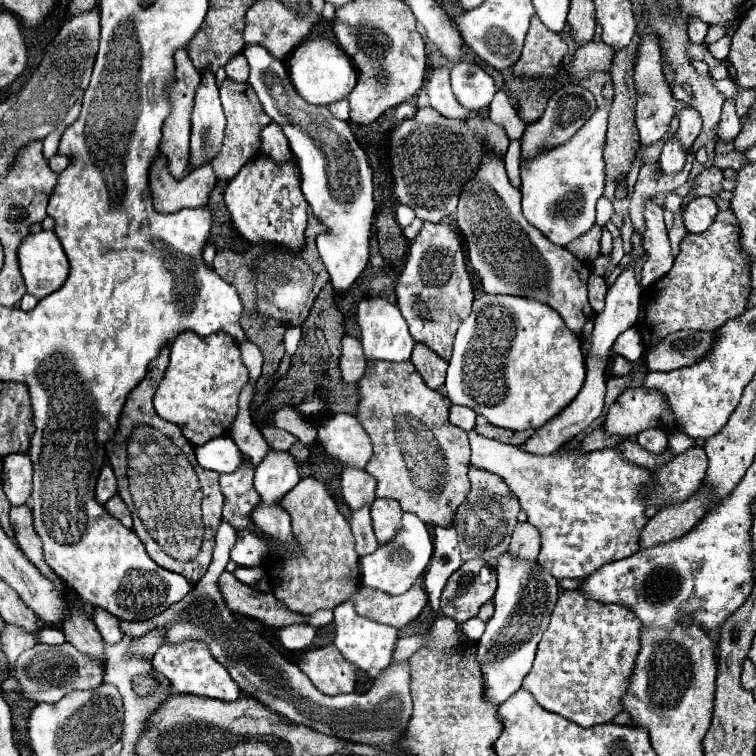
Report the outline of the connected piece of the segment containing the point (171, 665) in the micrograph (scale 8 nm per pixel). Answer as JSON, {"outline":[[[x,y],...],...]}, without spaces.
{"outline":[[[200,644],[160,646],[152,658],[152,666],[156,672],[160,672],[164,678],[168,678],[168,682],[180,694],[208,696],[208,698],[216,698],[216,700],[224,700],[224,702],[234,702],[242,694],[240,686],[232,680],[228,670],[222,664],[218,664],[214,658],[206,656],[206,646],[200,646]]]}

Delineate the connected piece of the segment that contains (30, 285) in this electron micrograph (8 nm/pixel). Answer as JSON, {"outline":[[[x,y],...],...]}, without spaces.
{"outline":[[[38,232],[24,238],[18,250],[20,270],[26,282],[26,292],[42,300],[56,292],[68,278],[70,266],[54,232]]]}

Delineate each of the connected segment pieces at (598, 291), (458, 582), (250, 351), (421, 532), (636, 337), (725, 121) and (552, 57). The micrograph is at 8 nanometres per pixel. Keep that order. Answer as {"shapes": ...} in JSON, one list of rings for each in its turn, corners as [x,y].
{"shapes":[[[[592,274],[592,278],[588,280],[588,298],[590,298],[590,306],[594,308],[594,312],[598,312],[600,308],[604,308],[604,296],[606,296],[606,282],[600,280],[596,274]]],[[[468,560],[452,574],[442,594],[442,614],[464,624],[496,592],[496,572],[486,560]]],[[[248,340],[244,342],[240,352],[242,352],[242,362],[248,368],[248,382],[256,382],[256,378],[260,378],[262,374],[262,352]]],[[[412,512],[402,514],[402,532],[395,536],[388,544],[376,548],[376,552],[360,558],[360,572],[362,582],[366,586],[378,588],[386,594],[404,594],[412,588],[416,578],[424,572],[432,558],[432,538],[428,534],[426,524]]],[[[630,328],[622,332],[616,340],[616,346],[612,348],[612,354],[622,354],[622,356],[642,356],[644,354],[644,344],[642,336],[636,328]]],[[[726,100],[724,110],[722,110],[722,120],[718,124],[718,132],[716,132],[716,144],[732,144],[734,138],[738,136],[742,122],[736,116],[736,104],[732,100]]],[[[538,16],[532,18],[522,56],[512,66],[516,78],[552,78],[562,66],[562,58],[568,46],[560,34],[548,30]]]]}

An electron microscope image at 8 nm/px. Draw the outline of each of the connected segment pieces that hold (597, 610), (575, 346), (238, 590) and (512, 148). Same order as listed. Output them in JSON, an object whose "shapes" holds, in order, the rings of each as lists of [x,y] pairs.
{"shapes":[[[[576,590],[562,592],[522,688],[532,692],[542,708],[582,728],[610,722],[620,712],[620,694],[628,686],[632,662],[640,652],[640,626],[632,610],[620,604],[600,606],[580,598]]],[[[482,294],[474,300],[472,312],[460,324],[454,340],[454,352],[446,374],[446,396],[452,404],[468,406],[484,416],[490,424],[506,430],[538,430],[560,410],[564,410],[580,392],[586,366],[580,340],[570,332],[556,310],[550,306],[520,298],[520,296],[488,296]]],[[[224,572],[220,576],[220,590],[224,594],[224,600],[228,602],[228,608],[234,614],[244,614],[250,618],[260,620],[268,628],[286,628],[292,624],[306,624],[308,616],[300,612],[288,610],[280,600],[274,598],[274,594],[262,594],[242,582],[238,582],[230,572]]],[[[512,140],[504,156],[506,171],[513,186],[520,189],[520,140]]]]}

